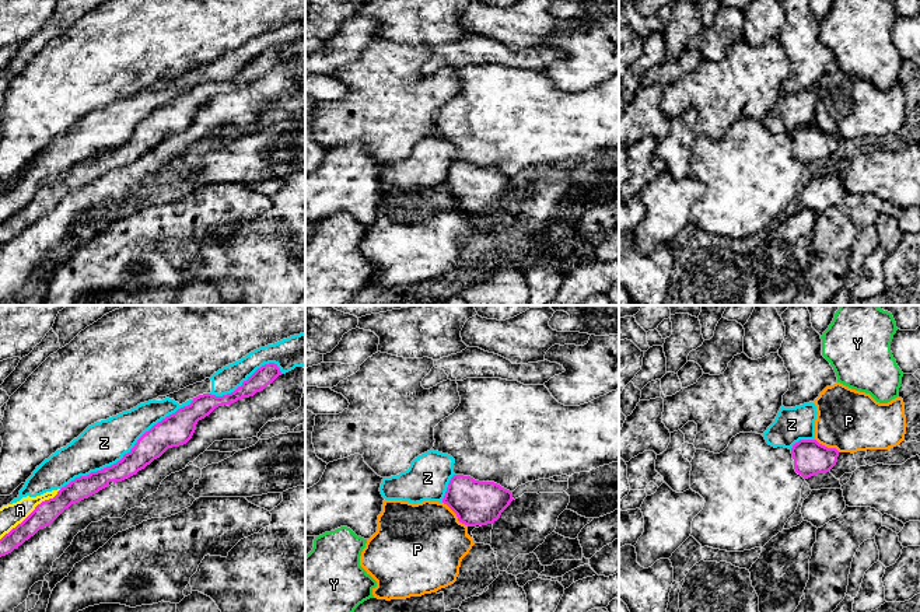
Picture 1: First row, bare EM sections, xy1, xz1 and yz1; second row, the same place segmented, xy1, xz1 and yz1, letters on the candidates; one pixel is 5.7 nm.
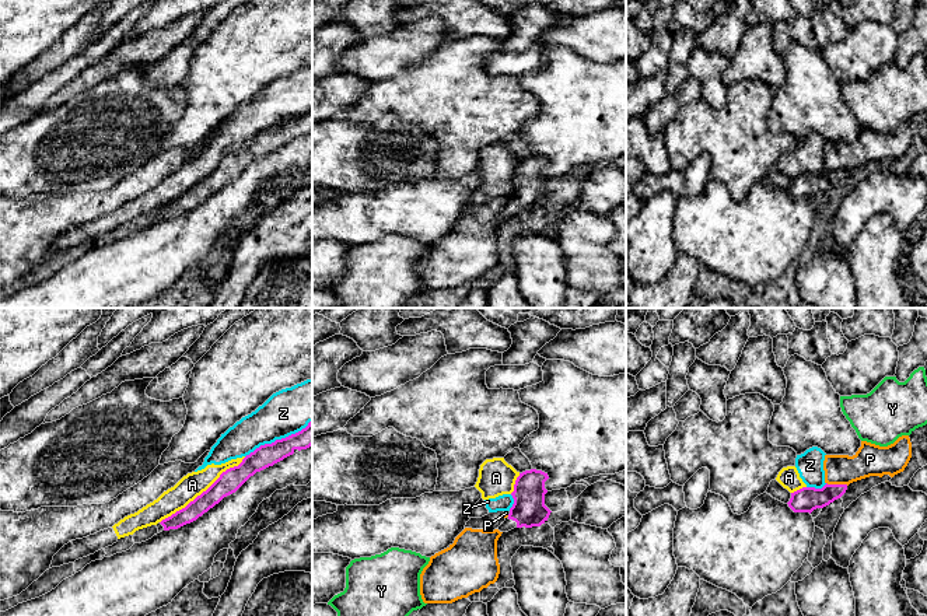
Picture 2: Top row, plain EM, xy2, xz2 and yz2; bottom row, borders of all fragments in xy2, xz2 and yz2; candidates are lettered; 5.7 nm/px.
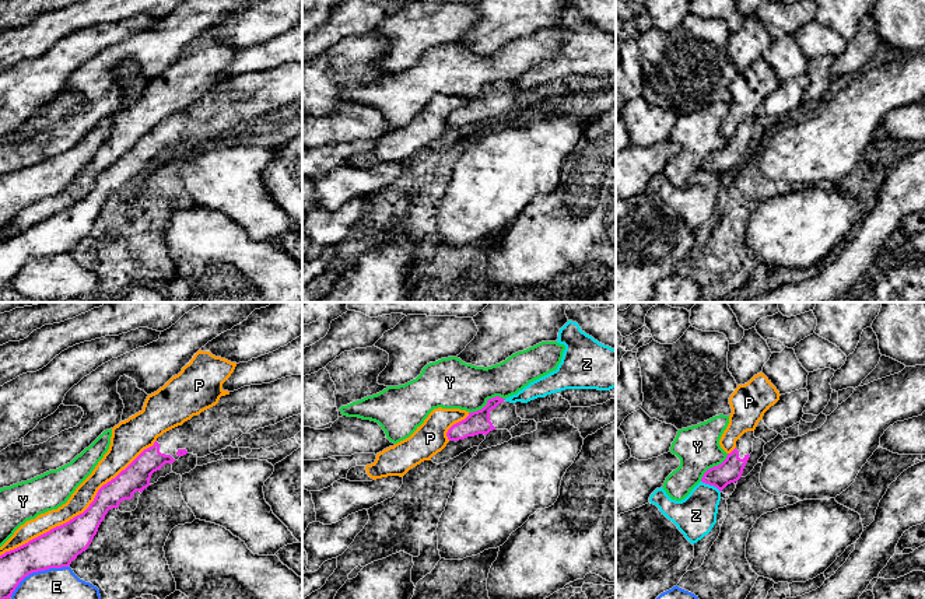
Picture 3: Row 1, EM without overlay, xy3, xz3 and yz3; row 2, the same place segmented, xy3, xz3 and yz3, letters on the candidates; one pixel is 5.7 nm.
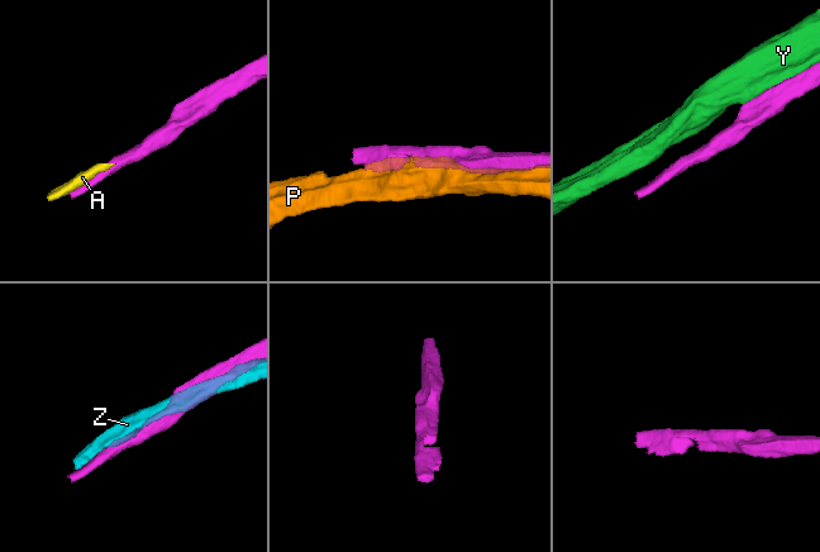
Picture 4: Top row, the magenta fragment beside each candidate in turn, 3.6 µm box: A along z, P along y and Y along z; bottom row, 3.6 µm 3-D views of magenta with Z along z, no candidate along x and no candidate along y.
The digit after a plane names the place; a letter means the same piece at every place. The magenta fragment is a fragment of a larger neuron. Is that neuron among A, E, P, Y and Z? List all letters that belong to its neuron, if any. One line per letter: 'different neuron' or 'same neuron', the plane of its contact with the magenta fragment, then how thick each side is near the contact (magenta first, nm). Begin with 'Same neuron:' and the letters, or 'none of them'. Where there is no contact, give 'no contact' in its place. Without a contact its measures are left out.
Same neuron: none of them
A: different neuron | xy2 | 130/140 nm
E: different neuron | xy3 | 220/180 nm
P: different neuron | xy3 | 220/120 nm
Y: different neuron | xz3 | 130/280 nm
Z: different neuron | xy1 | 160/260 nm

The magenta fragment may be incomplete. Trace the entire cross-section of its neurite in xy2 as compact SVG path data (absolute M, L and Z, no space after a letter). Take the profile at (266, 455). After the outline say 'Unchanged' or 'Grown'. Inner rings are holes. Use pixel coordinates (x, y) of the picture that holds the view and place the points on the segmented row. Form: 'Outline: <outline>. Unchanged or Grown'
Outline: M312 421L301 431L286 438L265 444L246 455L238 466L230 468L200 496L190 501L185 508L176 511L160 524L164 531L178 529L196 521L224 497L235 493L251 476L260 472L284 458L294 454L295 449L307 449L312 445Z. Unchanged

